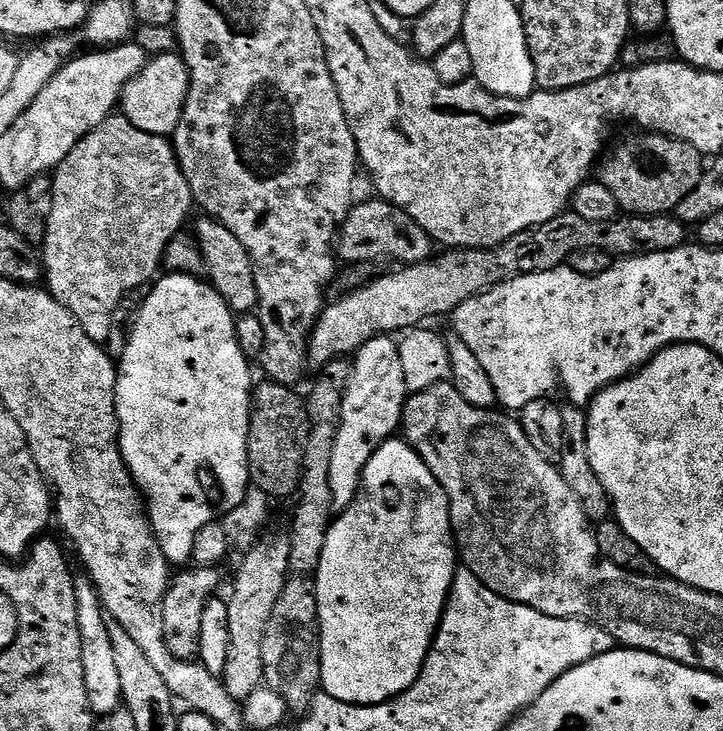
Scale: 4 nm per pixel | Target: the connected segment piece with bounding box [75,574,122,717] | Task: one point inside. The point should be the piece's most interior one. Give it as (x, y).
(103, 685)

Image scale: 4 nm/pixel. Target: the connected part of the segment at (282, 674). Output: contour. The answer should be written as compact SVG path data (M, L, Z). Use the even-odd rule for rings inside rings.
M311 579L285 580L282 594L278 594L278 603L270 614L270 622L266 622L266 638L262 638L262 666L264 684L282 696L282 702L286 702L289 713L303 714L312 707L312 699L321 691L322 685L320 683L320 619L316 617L316 586Z

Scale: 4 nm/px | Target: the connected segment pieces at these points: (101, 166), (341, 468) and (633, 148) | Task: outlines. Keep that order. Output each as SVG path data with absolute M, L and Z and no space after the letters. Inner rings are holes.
M122 114L108 116L106 122L102 122L102 126L90 130L90 134L86 134L86 138L82 138L78 142L78 146L74 146L74 150L70 150L70 154L66 154L66 158L54 169L54 175L52 176L52 209L50 210L50 218L42 245L42 272L46 277L47 291L51 292L53 298L58 302L62 302L62 306L66 306L66 310L70 310L70 314L74 314L74 318L78 318L82 330L86 330L86 334L90 334L94 343L103 345L110 338L110 330L114 323L112 315L115 314L116 307L123 302L124 295L127 292L142 287L144 283L147 285L161 271L164 251L170 242L170 238L181 235L183 228L180 227L187 222L188 215L191 212L194 212L192 191L182 174L180 160L176 157L176 150L172 146L171 139L166 136L146 134L146 130L138 130L138 126L131 124Z
M391 335L376 336L354 354L352 381L342 402L342 422L334 454L330 458L330 494L332 507L343 510L354 502L366 462L388 440L401 431L404 402L410 393L402 374L400 345Z
M644 132L632 136L603 161L598 172L599 183L614 194L625 213L634 216L662 216L675 213L678 202L702 182L706 158L692 144L676 140L658 132Z

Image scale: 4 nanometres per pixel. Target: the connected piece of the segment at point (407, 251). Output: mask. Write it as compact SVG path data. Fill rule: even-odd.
M371 198L353 203L344 223L340 225L334 251L341 261L348 264L372 264L375 260L393 260L393 265L407 266L433 259L434 241L410 214L406 214L389 200Z

